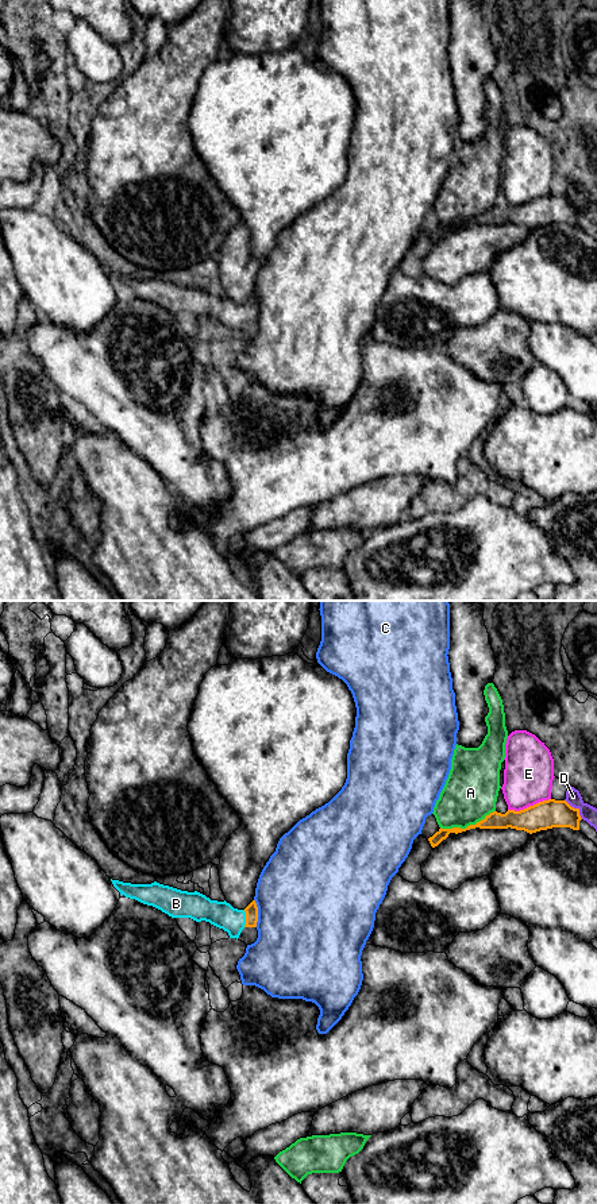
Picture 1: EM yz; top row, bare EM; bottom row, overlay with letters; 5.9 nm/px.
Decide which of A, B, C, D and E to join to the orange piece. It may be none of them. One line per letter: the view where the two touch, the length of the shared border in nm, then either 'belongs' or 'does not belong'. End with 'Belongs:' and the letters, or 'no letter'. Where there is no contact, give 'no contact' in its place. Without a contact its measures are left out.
A: meets orange in yz; contact 340 nm long; does not belong
B: meets orange in yz; contact 100 nm long; belongs
C: meets orange in yz; contact 170 nm long; does not belong
D: meets orange in yz; contact 160 nm long; does not belong
E: meets orange in yz; contact 260 nm long; does not belong
Belongs: B

